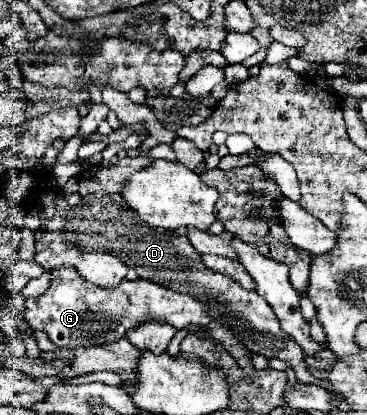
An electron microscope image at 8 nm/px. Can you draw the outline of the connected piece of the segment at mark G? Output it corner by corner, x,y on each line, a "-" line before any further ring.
60,267
52,269
52,281
46,293
34,299
26,299
22,315
34,331
48,333
52,343
58,347
82,347
82,345
86,347
86,345
112,343
124,337
128,329
134,329
148,319
160,319
170,323
176,331
186,329
188,333
202,335
204,339
210,337
214,343
220,343
236,359
244,375
252,379
252,375
256,373
250,361
252,351
246,345
242,345
242,341
232,333
232,329
228,329
222,323
222,319
210,317
208,309
210,309
208,303
200,303
198,299
192,299
192,295
176,293
148,279
136,279
136,281
124,279
118,287
102,289
88,281
82,281
80,275
74,271
74,267

